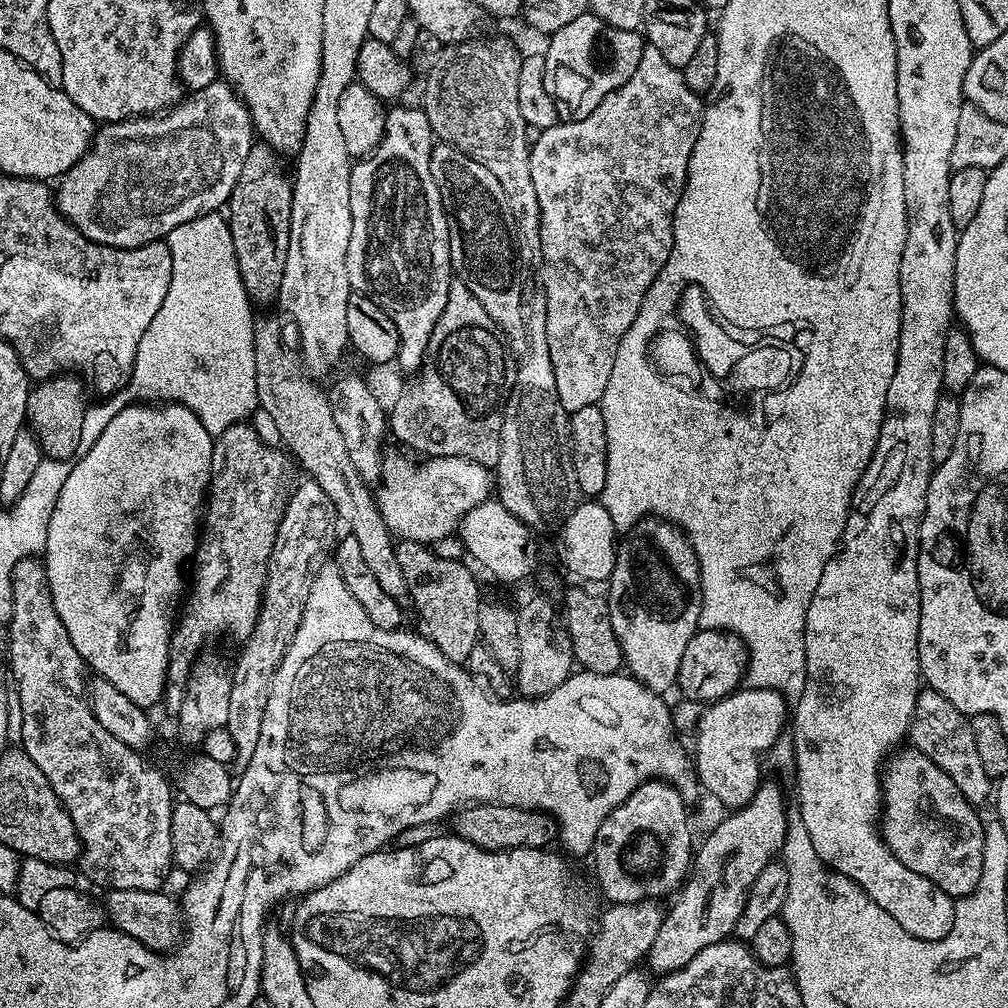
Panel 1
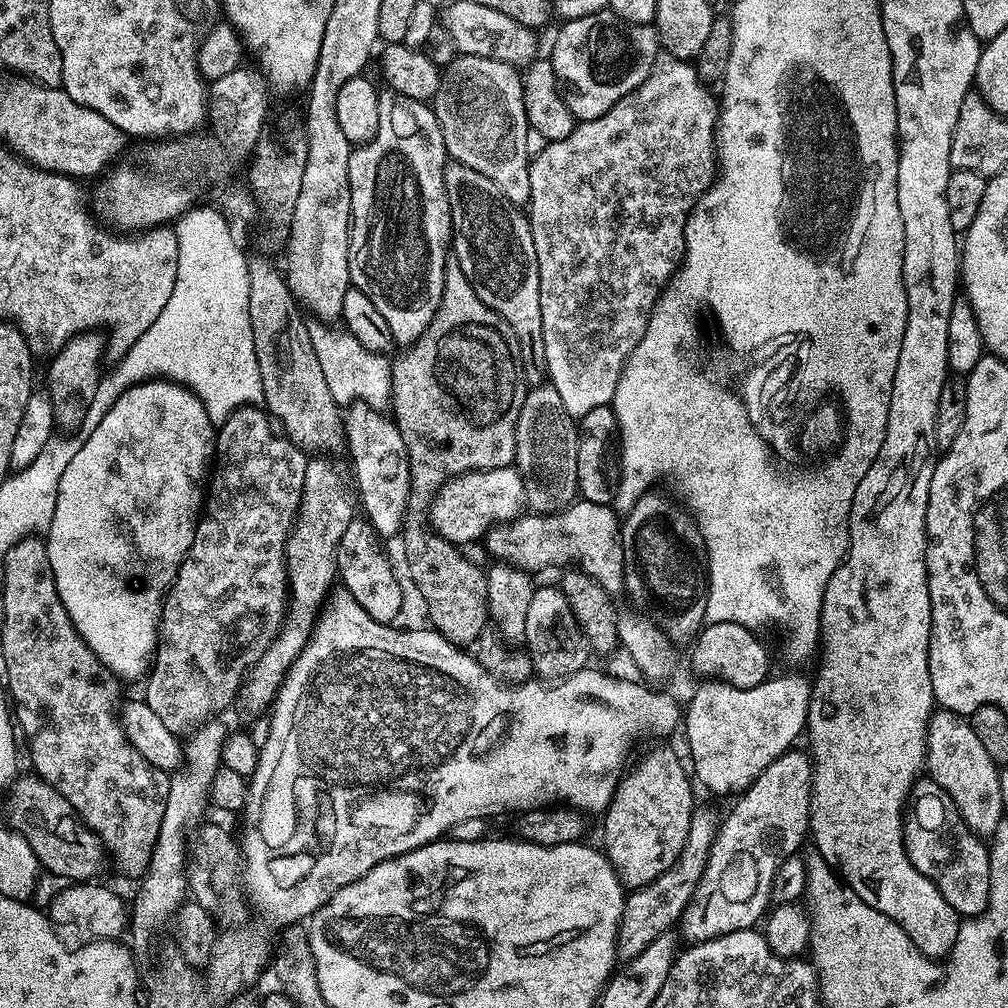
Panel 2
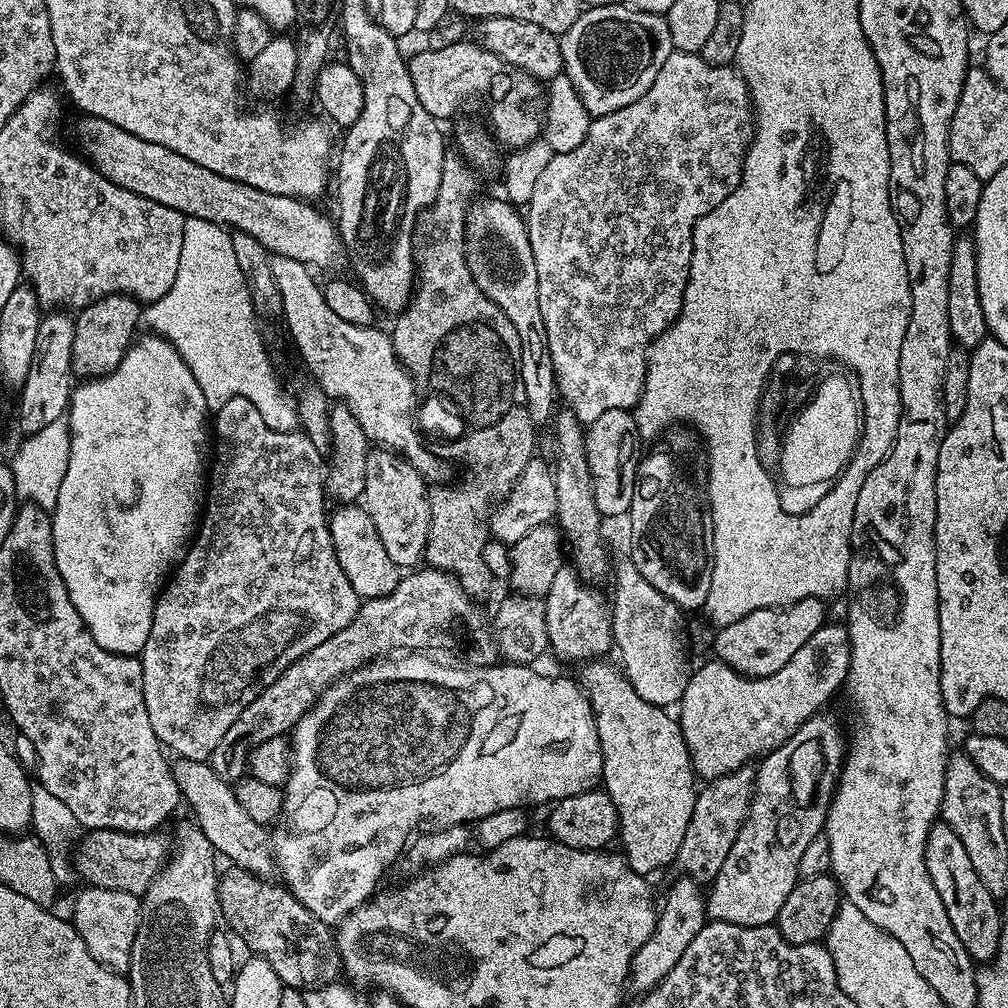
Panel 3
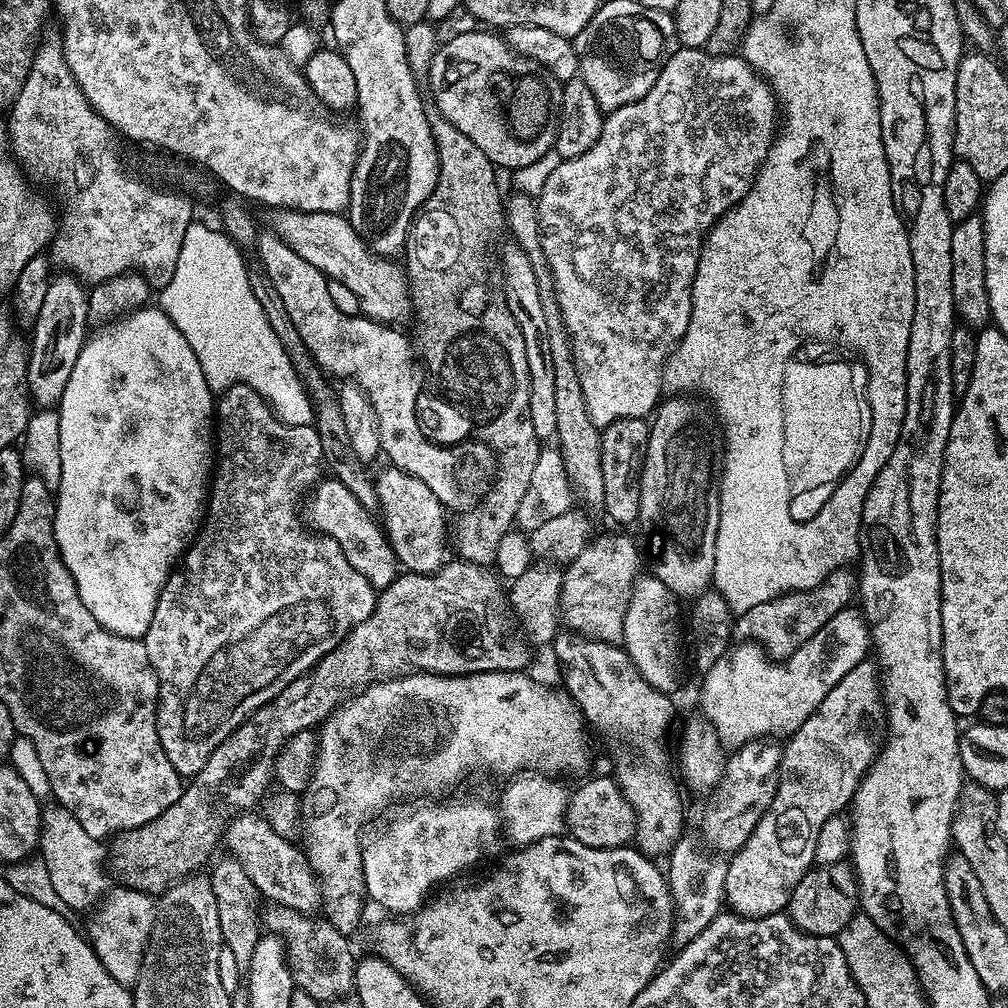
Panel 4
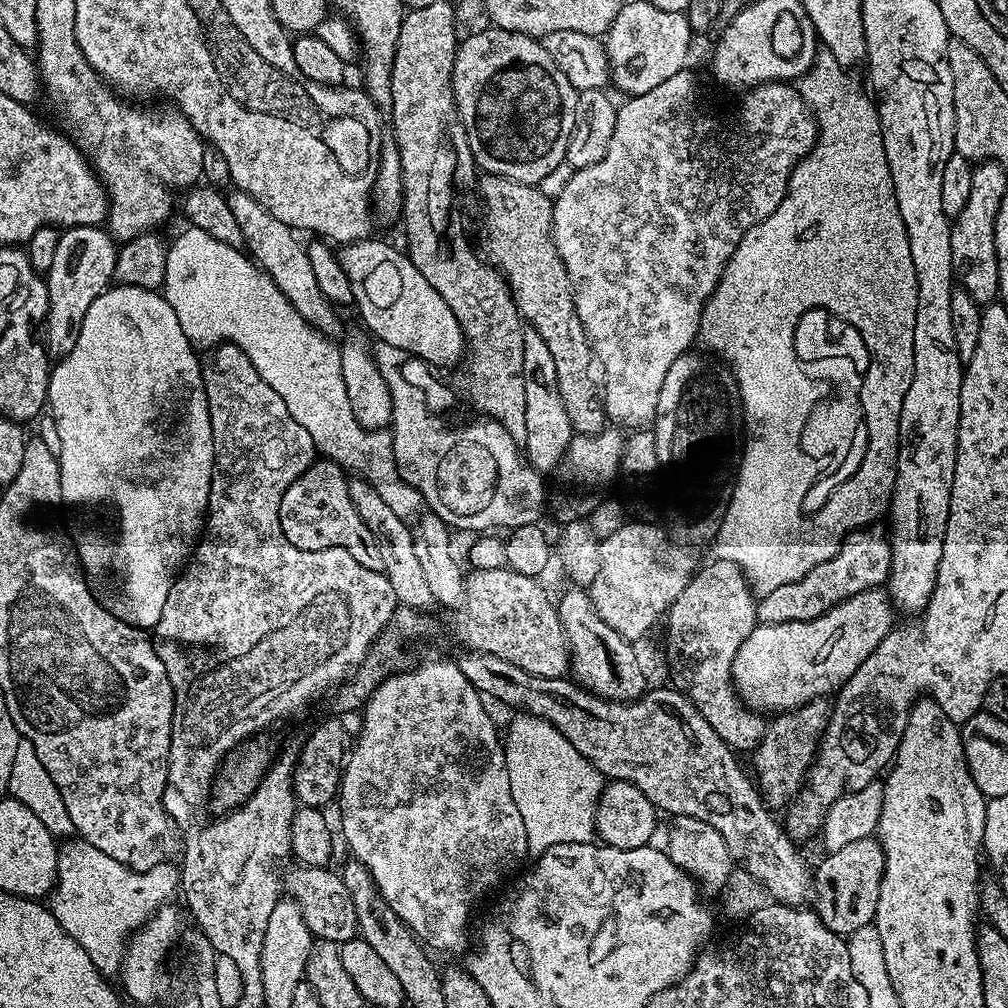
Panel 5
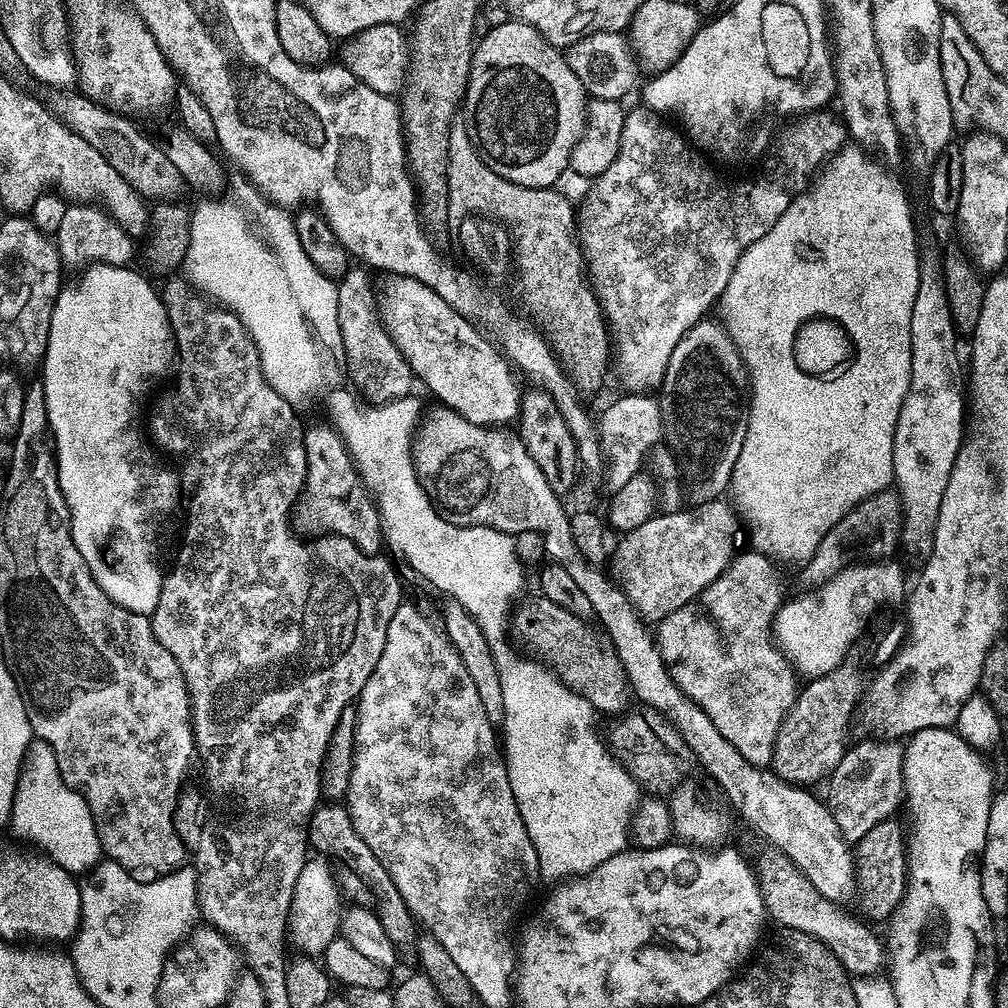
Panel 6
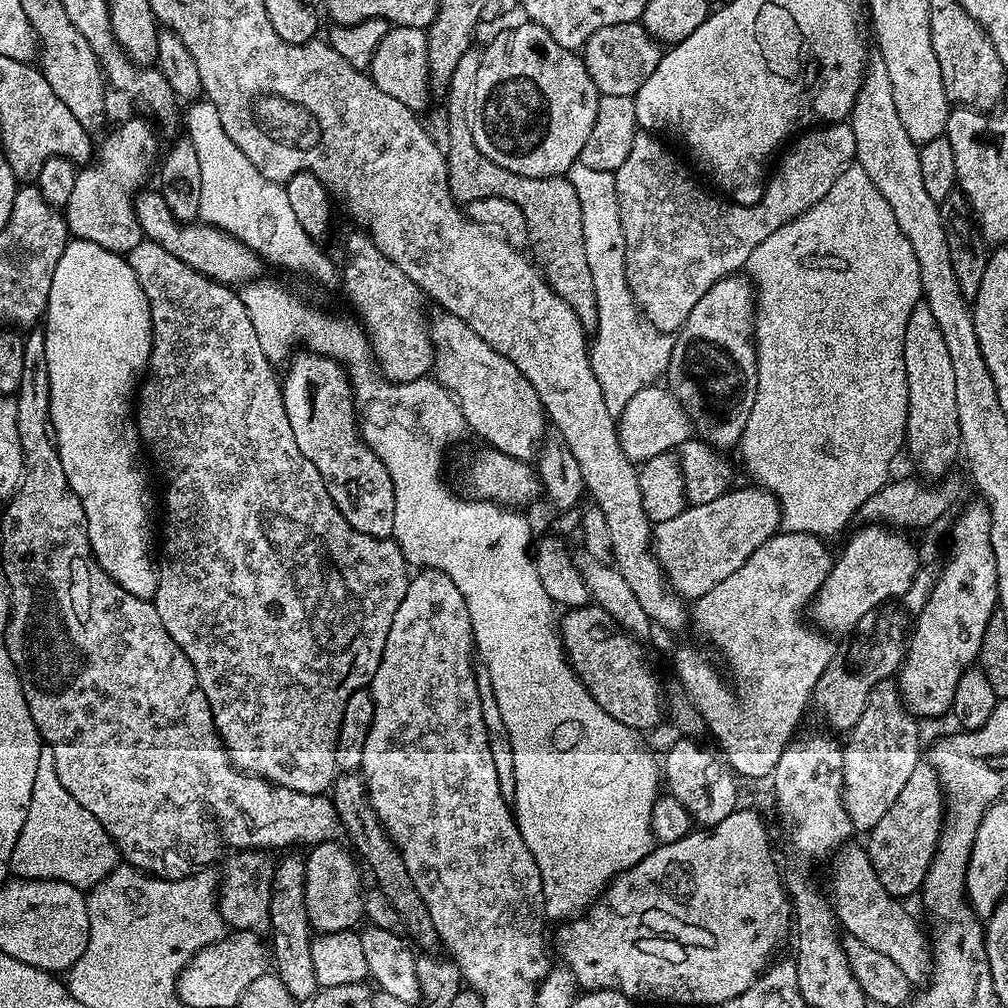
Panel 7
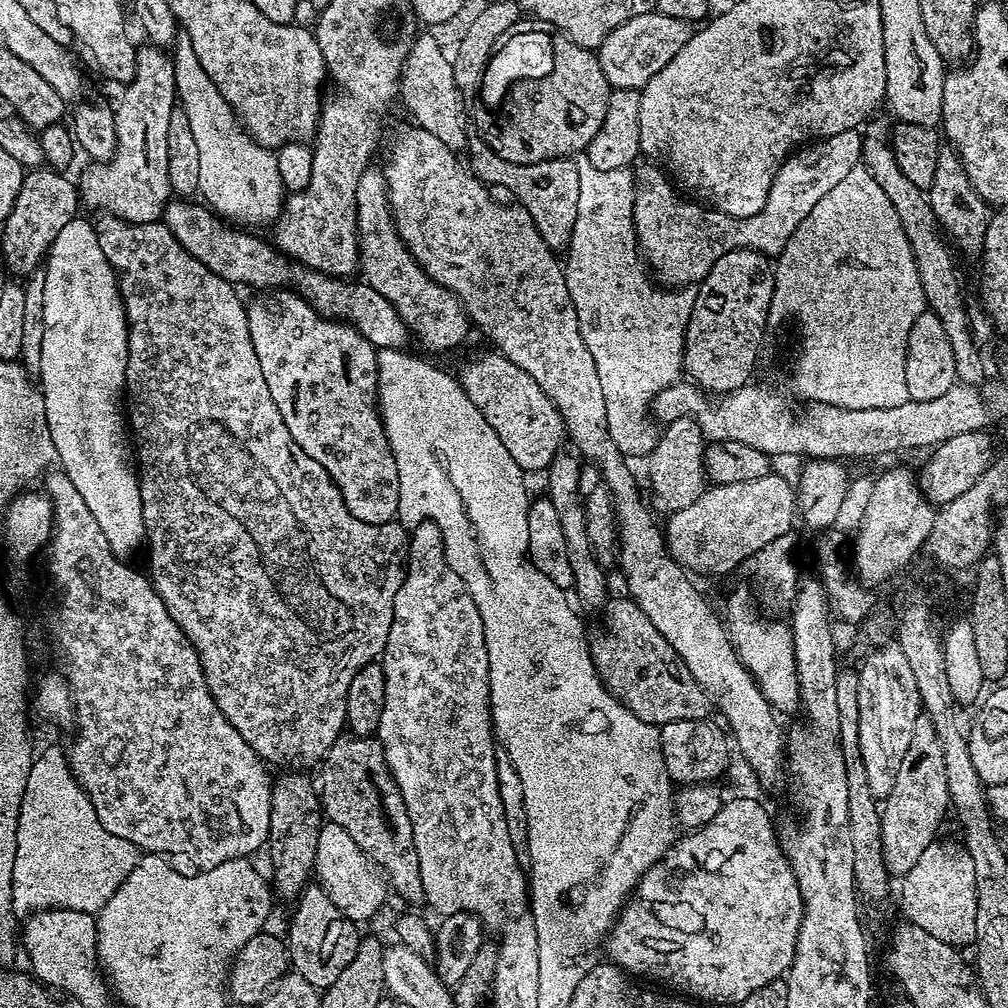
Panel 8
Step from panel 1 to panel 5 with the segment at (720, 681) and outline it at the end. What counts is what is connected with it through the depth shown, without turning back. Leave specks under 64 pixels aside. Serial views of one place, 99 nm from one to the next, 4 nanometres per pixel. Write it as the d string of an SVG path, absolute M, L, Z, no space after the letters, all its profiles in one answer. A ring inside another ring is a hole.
M883 523L869 524L866 528L856 528L840 543L834 558L826 558L822 566L814 566L810 574L798 578L798 582L786 582L778 590L759 597L756 605L756 619L762 624L782 622L806 622L829 612L834 604L841 604L854 594L862 594L871 588L887 585L892 561L892 541Z

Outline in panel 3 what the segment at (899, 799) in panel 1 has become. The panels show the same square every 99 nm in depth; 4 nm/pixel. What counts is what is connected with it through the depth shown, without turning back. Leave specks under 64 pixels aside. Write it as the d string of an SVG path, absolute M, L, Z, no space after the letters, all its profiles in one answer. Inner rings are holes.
M945 822L932 825L926 850L926 870L930 874L930 882L938 890L942 898L942 906L946 906L946 914L950 914L950 926L954 926L954 934L958 934L958 942L967 950L976 962L991 962L996 958L998 946L1002 943L1000 936L1000 908L997 897L988 891L982 878L978 876L966 849L958 834Z

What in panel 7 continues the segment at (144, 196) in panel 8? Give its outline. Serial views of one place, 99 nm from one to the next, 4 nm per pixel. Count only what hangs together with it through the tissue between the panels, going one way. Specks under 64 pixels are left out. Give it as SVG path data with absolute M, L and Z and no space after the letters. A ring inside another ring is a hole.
M128 120L121 128L114 129L105 138L104 145L101 148L99 145L98 159L77 171L74 190L70 190L70 198L62 209L69 233L75 239L94 242L106 250L121 254L134 250L134 246L138 246L140 241L145 239L144 231L136 217L134 197L145 187L148 160L157 159L157 129L145 120Z

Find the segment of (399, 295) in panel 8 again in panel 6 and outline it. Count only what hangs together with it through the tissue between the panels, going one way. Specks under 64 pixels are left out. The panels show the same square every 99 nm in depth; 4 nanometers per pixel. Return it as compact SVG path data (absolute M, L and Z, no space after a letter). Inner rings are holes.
M349 267L348 273L337 285L338 290L338 330L342 330L342 346L346 358L346 370L351 387L367 403L375 406L389 404L402 399L413 391L412 368L398 350L396 343L384 328L377 308L378 296L372 292L372 282L363 267Z

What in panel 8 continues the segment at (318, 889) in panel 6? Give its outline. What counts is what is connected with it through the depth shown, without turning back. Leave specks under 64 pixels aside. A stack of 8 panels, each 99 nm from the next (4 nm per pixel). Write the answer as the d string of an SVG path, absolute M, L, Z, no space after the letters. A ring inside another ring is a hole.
M328 822L321 827L314 876L319 887L323 888L324 893L330 898L330 902L340 908L340 913L347 920L368 920L384 904L386 881L380 868L368 859L340 825Z

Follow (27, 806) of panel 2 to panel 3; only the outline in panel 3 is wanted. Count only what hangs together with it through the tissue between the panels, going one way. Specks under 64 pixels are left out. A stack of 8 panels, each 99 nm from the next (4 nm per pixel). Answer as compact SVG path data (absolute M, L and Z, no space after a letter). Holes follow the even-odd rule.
M93 828L81 835L74 849L74 872L84 879L85 885L106 890L126 890L126 894L143 897L147 888L170 855L170 840L163 836L163 831L119 832L109 828Z

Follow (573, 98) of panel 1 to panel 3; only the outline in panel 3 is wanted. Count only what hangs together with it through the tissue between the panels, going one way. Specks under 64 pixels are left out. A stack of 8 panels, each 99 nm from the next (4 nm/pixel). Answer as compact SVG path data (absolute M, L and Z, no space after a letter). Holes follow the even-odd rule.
M613 2L601 8L585 7L580 16L570 26L570 30L559 37L562 58L564 59L563 75L574 82L578 94L582 98L582 106L586 106L588 115L595 118L605 116L614 110L622 110L622 106L630 106L658 78L658 70L662 70L662 62L670 58L673 52L672 39L668 22L664 16L655 16L628 8L623 2Z

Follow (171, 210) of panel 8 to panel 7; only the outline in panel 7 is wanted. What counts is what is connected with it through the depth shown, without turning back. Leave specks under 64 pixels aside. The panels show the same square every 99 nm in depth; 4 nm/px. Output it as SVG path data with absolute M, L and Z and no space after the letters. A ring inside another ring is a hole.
M141 190L134 197L136 217L147 239L170 250L174 258L186 262L186 266L198 270L202 275L220 284L243 286L261 279L263 272L260 271L263 270L265 261L249 244L243 244L237 236L231 236L229 232L215 228L213 224L176 220L160 191L148 191Z

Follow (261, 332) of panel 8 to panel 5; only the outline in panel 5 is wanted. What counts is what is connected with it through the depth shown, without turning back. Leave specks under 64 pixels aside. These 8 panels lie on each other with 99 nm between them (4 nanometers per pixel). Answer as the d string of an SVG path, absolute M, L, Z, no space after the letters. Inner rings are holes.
M317 459L289 486L286 494L282 494L282 534L286 534L286 542L290 542L290 546L298 546L298 550L350 550L350 554L354 554L354 559L362 562L366 570L383 572L382 550L378 550L378 542L374 542L374 534L370 534L366 522L358 518L358 510L354 510L354 502L348 493L348 482L345 469L336 461Z

